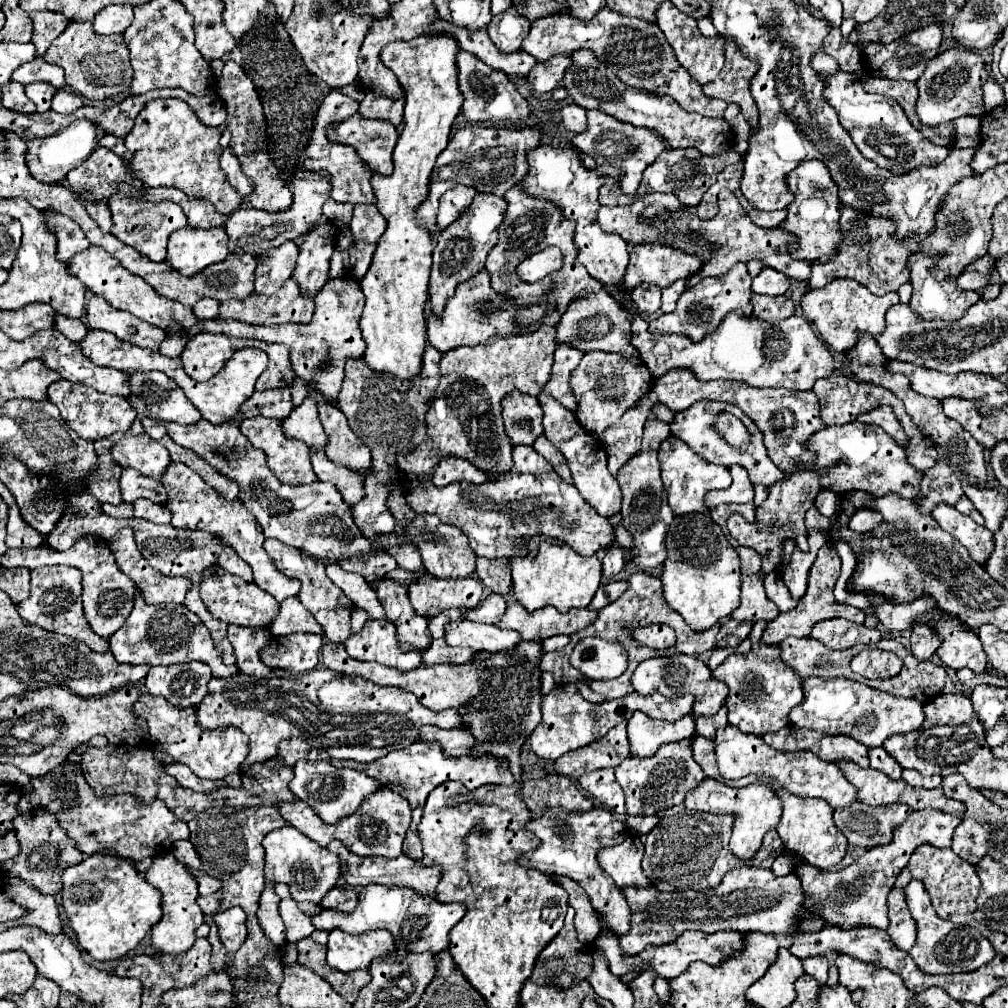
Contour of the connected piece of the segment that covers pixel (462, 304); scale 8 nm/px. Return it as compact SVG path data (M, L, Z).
M481 270L481 274L475 274L469 282L463 282L457 288L455 296L447 302L441 318L435 318L435 316L427 318L427 338L433 348L445 354L457 346L481 344L491 336L521 334L523 326L533 324L545 316L545 306L547 306L545 302L539 302L529 308L519 308L513 300L507 300L501 294L495 294L495 290L489 284L489 272Z

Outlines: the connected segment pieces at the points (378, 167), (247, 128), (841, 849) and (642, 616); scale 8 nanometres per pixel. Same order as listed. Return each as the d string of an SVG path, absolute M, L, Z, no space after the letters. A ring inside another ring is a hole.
M355 114L339 124L333 124L333 126L327 126L327 138L329 142L337 142L337 144L347 144L347 146L353 146L359 154L359 158L367 164L367 168L373 172L373 174L383 174L383 176L389 176L393 172L393 162L391 162L391 154L393 154L393 148L395 148L395 142L399 138L395 126L391 122L385 122L385 120L369 120L369 118L363 118L361 114Z
M233 60L225 62L223 74L219 78L219 96L225 100L227 108L227 130L233 134L231 146L243 166L243 172L253 180L255 188L249 196L249 202L253 208L265 210L265 212L281 212L291 206L291 190L281 182L279 170L273 166L267 154L265 146L265 116L263 116L263 106L253 82L247 78L247 74L237 66Z
M775 782L773 788L783 802L783 818L779 820L779 826L775 830L779 832L785 848L789 852L799 854L805 862L819 866L823 870L839 864L845 856L847 838L841 834L841 830L837 830L833 822L833 808L821 798L797 798L785 792L785 788L779 786L779 782Z
M635 572L629 578L629 590L615 602L611 602L605 610L599 610L597 622L593 622L591 626L587 626L585 630L579 630L581 636L599 636L599 638L631 638L631 634L627 632L627 628L639 628L639 626L649 626L653 622L663 622L667 626L671 626L675 630L676 640L679 640L679 652L681 654L691 654L691 656L701 656L709 650L713 650L715 646L715 636L719 632L721 624L715 624L713 630L705 630L705 632L695 632L687 626L687 622L665 602L663 598L663 588L661 588L661 580L647 574L647 572Z

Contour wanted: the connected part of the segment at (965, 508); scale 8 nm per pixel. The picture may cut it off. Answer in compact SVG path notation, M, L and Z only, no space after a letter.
M961 496L955 508L957 508L961 514L967 514L967 516L971 516L971 518L973 518L977 524L983 524L983 522L985 522L985 520L983 520L983 516L977 512L977 508L973 506L973 502L971 502L967 496Z

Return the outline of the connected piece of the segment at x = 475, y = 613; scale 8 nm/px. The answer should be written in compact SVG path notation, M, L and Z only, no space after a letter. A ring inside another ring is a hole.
M489 594L487 598L483 598L477 608L463 608L461 612L465 614L465 618L475 620L475 622L483 622L483 624L497 624L499 618L503 616L507 604L503 600L503 596L499 594Z

